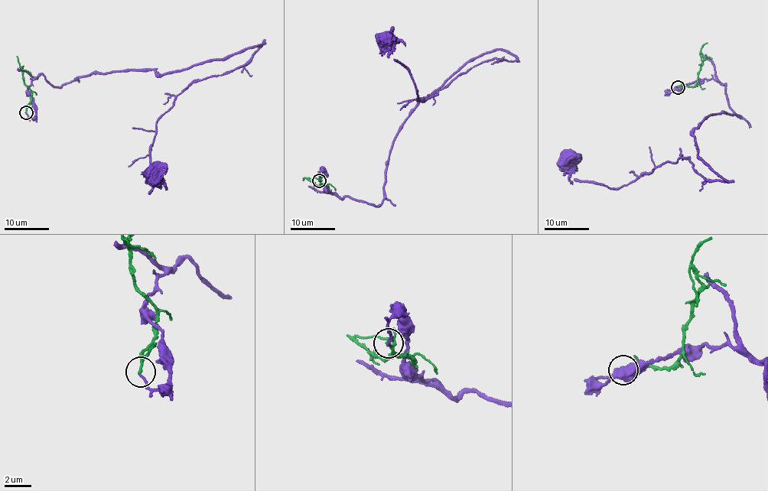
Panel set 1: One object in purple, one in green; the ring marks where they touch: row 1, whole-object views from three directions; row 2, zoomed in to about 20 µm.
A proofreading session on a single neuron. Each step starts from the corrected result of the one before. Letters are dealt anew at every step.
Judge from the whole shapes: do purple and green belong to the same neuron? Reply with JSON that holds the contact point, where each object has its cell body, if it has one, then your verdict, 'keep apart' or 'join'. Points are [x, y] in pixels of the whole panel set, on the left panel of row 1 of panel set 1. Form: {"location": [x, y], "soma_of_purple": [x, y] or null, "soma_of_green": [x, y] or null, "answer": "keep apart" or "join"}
{"location": [26, 112], "soma_of_purple": [153, 173], "soma_of_green": null, "answer": "keep apart"}

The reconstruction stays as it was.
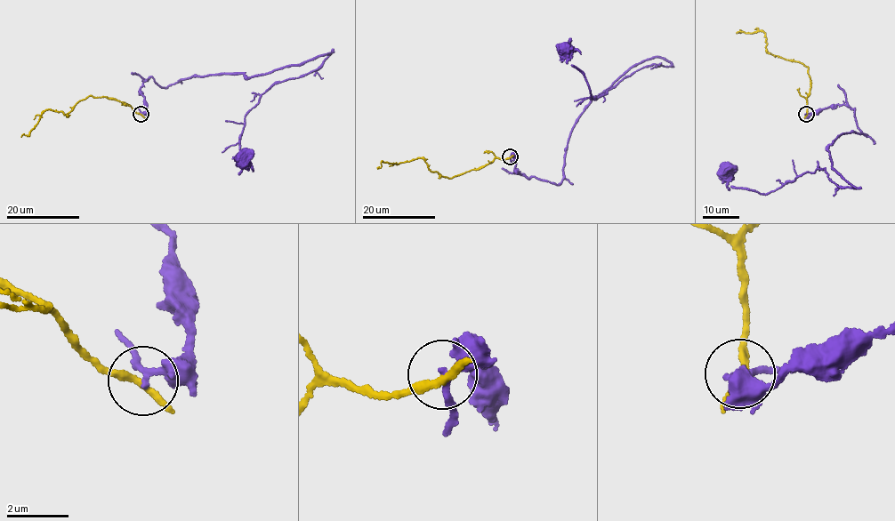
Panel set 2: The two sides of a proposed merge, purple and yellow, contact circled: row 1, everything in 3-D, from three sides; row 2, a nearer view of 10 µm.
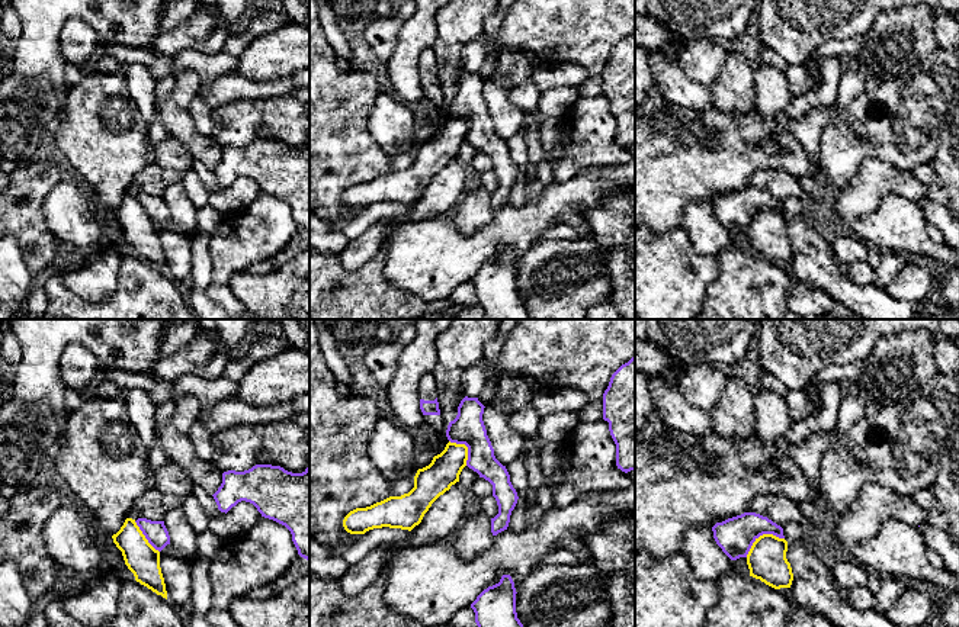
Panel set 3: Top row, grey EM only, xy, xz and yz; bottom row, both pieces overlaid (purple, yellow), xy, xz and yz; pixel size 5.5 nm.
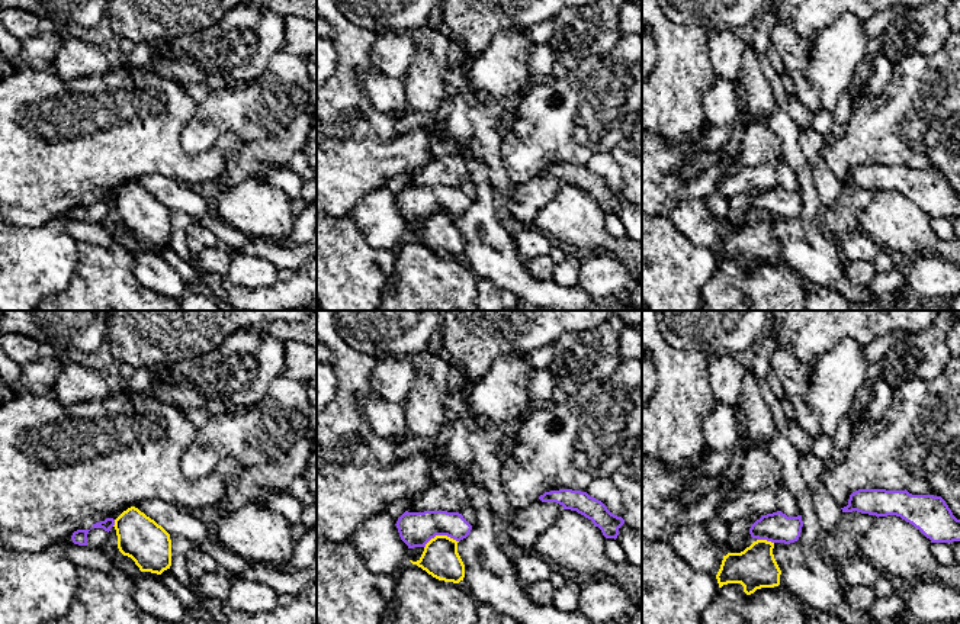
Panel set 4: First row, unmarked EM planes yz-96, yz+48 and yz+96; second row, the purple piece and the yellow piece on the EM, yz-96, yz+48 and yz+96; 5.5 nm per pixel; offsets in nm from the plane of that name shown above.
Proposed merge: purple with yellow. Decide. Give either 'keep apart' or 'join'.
keep apart

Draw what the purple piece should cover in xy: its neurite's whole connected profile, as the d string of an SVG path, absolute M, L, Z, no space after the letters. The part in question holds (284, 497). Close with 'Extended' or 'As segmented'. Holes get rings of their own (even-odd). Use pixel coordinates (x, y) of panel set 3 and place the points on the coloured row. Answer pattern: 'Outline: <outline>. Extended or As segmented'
Outline: M272 464L228 470L212 496L225 514L241 501L253 504L262 517L285 525L298 554L309 560L309 466L302 473Z. As segmented

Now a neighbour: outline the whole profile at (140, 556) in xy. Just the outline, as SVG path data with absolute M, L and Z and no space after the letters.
M126 518L112 538L122 552L125 565L134 573L135 581L167 599L160 567L160 552L148 543L135 520Z

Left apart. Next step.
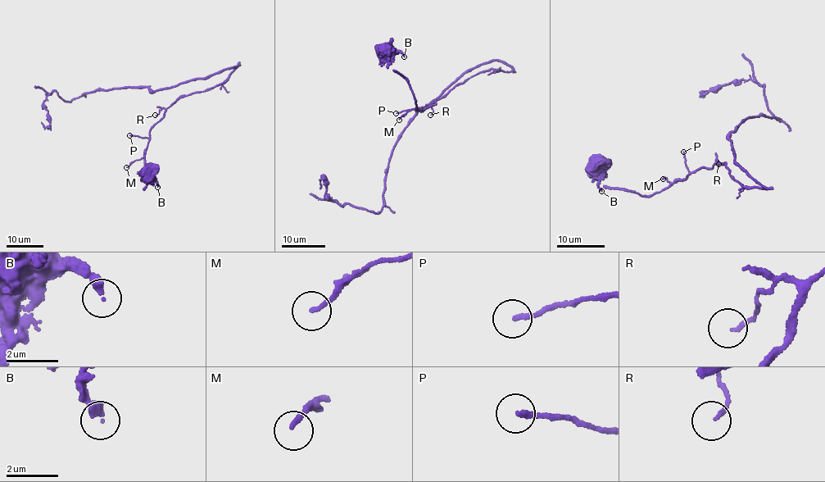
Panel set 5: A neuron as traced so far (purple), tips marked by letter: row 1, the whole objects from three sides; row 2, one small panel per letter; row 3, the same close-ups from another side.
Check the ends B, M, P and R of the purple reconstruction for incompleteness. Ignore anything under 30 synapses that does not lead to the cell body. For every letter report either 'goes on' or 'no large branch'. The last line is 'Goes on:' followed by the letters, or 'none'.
B: no large branch
M: no large branch
P: no large branch
R: no large branch
Goes on: none

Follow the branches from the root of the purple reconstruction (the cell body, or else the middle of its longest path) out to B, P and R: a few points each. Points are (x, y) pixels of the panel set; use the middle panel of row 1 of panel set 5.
B: (384, 51), (387, 53), (397, 51), (404, 56)
P: (384, 51), (388, 68), (407, 81), (415, 99), (414, 110), (419, 110), (420, 107), (396, 113)
R: (384, 51), (388, 68), (407, 81), (415, 99), (414, 110), (423, 111), (435, 102), (430, 115)

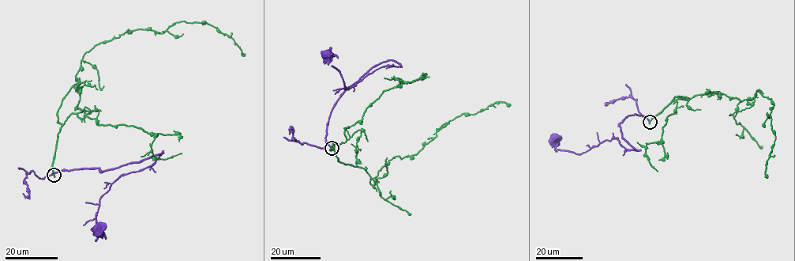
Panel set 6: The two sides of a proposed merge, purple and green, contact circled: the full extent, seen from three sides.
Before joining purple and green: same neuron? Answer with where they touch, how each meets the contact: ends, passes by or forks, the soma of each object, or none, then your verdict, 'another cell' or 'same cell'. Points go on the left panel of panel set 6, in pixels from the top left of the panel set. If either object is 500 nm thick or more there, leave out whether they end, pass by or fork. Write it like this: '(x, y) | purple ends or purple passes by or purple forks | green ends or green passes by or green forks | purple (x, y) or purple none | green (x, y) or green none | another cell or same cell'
(54, 175) | purple ends | green ends | purple (98, 229) | green none | another cell

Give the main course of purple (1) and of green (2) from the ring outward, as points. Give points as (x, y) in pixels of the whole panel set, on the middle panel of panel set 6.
1: (331, 148), (326, 130), (345, 89), (376, 65), (392, 59), (400, 65), (383, 66), (346, 88), (326, 54)
2: (331, 148), (338, 161), (366, 172), (373, 185), (389, 160), (417, 154), (442, 125), (496, 102), (511, 105)

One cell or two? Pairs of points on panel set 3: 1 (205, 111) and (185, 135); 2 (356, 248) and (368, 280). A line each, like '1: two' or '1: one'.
1: two
2: two

